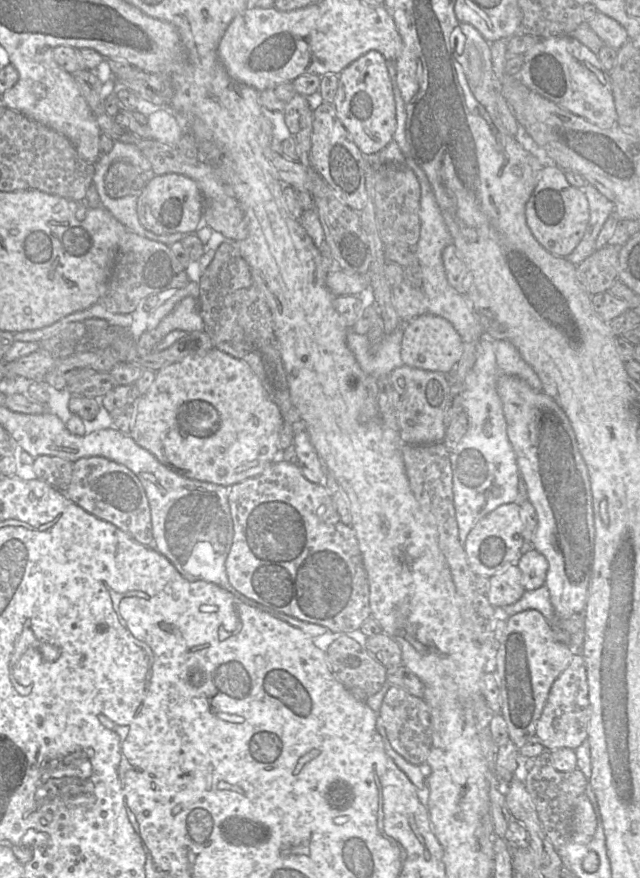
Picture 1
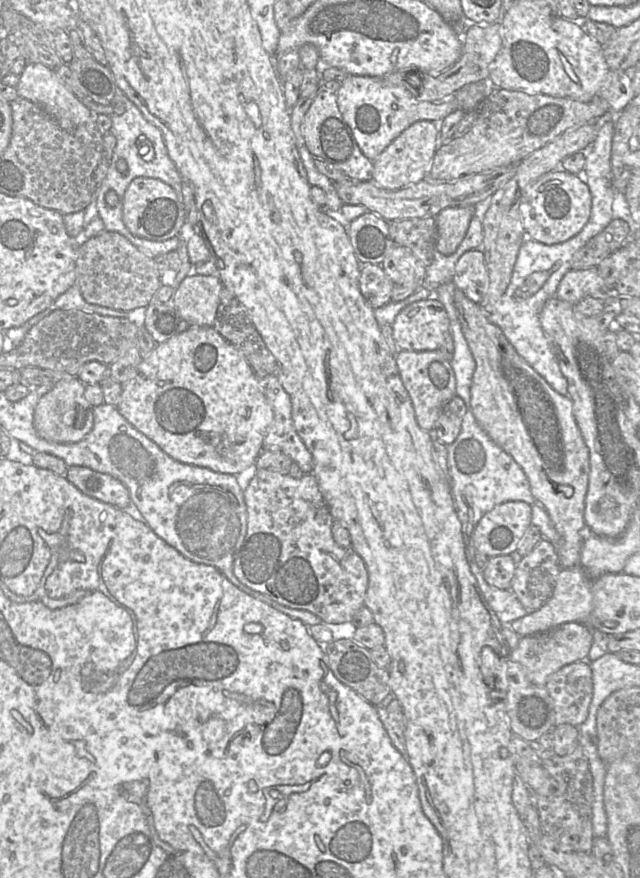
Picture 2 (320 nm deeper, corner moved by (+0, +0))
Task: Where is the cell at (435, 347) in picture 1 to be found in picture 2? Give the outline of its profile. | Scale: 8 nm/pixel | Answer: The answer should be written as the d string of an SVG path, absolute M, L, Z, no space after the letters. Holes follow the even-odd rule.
M432 296L407 305L391 326L399 350L431 351L442 345L449 318L442 303Z

